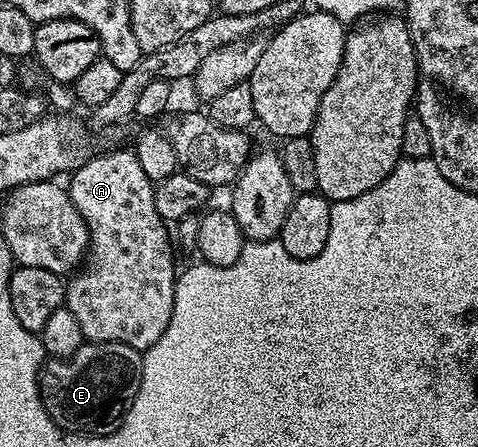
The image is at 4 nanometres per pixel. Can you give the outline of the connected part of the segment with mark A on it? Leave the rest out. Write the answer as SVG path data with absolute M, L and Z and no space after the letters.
M132 150L91 155L90 161L76 169L69 180L72 202L90 232L90 247L84 263L69 277L64 306L72 310L76 322L80 322L80 330L87 341L120 342L139 350L151 348L160 334L168 330L176 279L174 252L170 249L170 232L166 229L169 227L167 221L156 214L155 181L144 174Z

